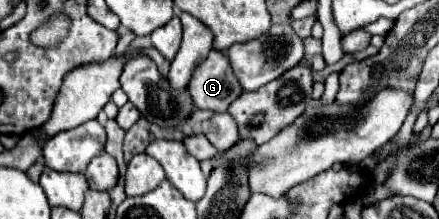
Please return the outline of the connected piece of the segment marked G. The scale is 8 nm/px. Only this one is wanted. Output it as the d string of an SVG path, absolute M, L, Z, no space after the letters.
M212 50L208 58L194 70L188 92L200 110L226 112L228 106L242 94L230 60L224 52Z

